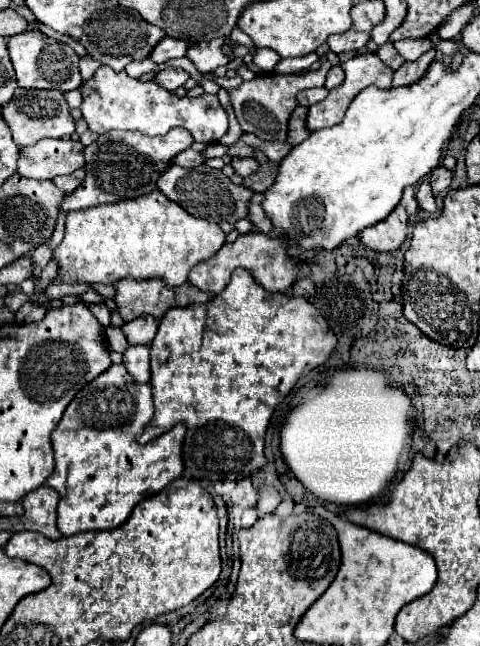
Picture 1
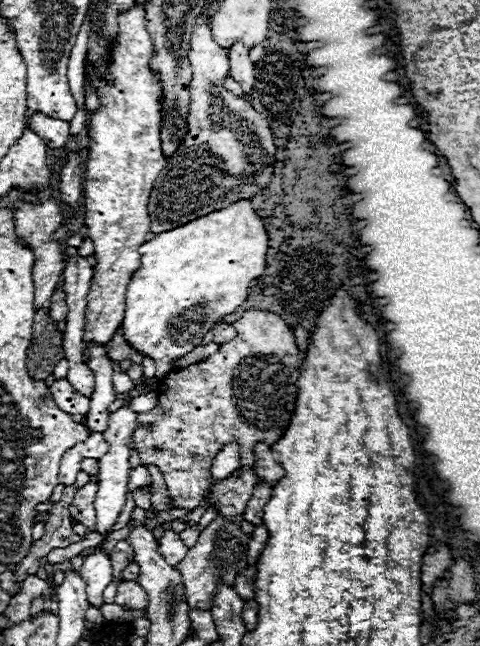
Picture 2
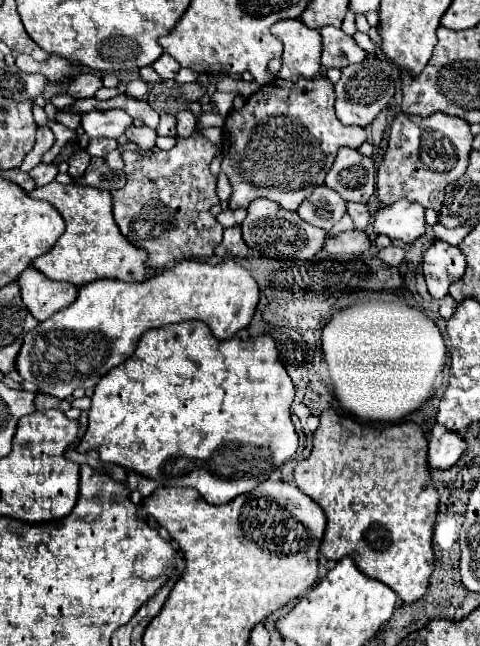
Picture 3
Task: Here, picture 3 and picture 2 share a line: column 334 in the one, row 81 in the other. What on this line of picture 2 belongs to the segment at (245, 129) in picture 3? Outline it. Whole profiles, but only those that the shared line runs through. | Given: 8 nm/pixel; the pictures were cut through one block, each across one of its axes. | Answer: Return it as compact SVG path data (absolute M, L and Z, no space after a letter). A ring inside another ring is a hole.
M134 6L118 18L120 40L112 48L110 66L114 86L98 88L102 108L92 112L88 122L90 156L84 180L84 224L88 226L88 236L94 242L96 266L86 304L84 362L88 362L88 344L96 342L106 346L108 338L112 338L122 324L126 286L130 282L130 274L140 266L138 248L146 242L144 236L150 232L150 216L146 210L148 198L158 174L166 166L166 158L160 148L162 88L148 68L152 42L144 16L144 8Z

